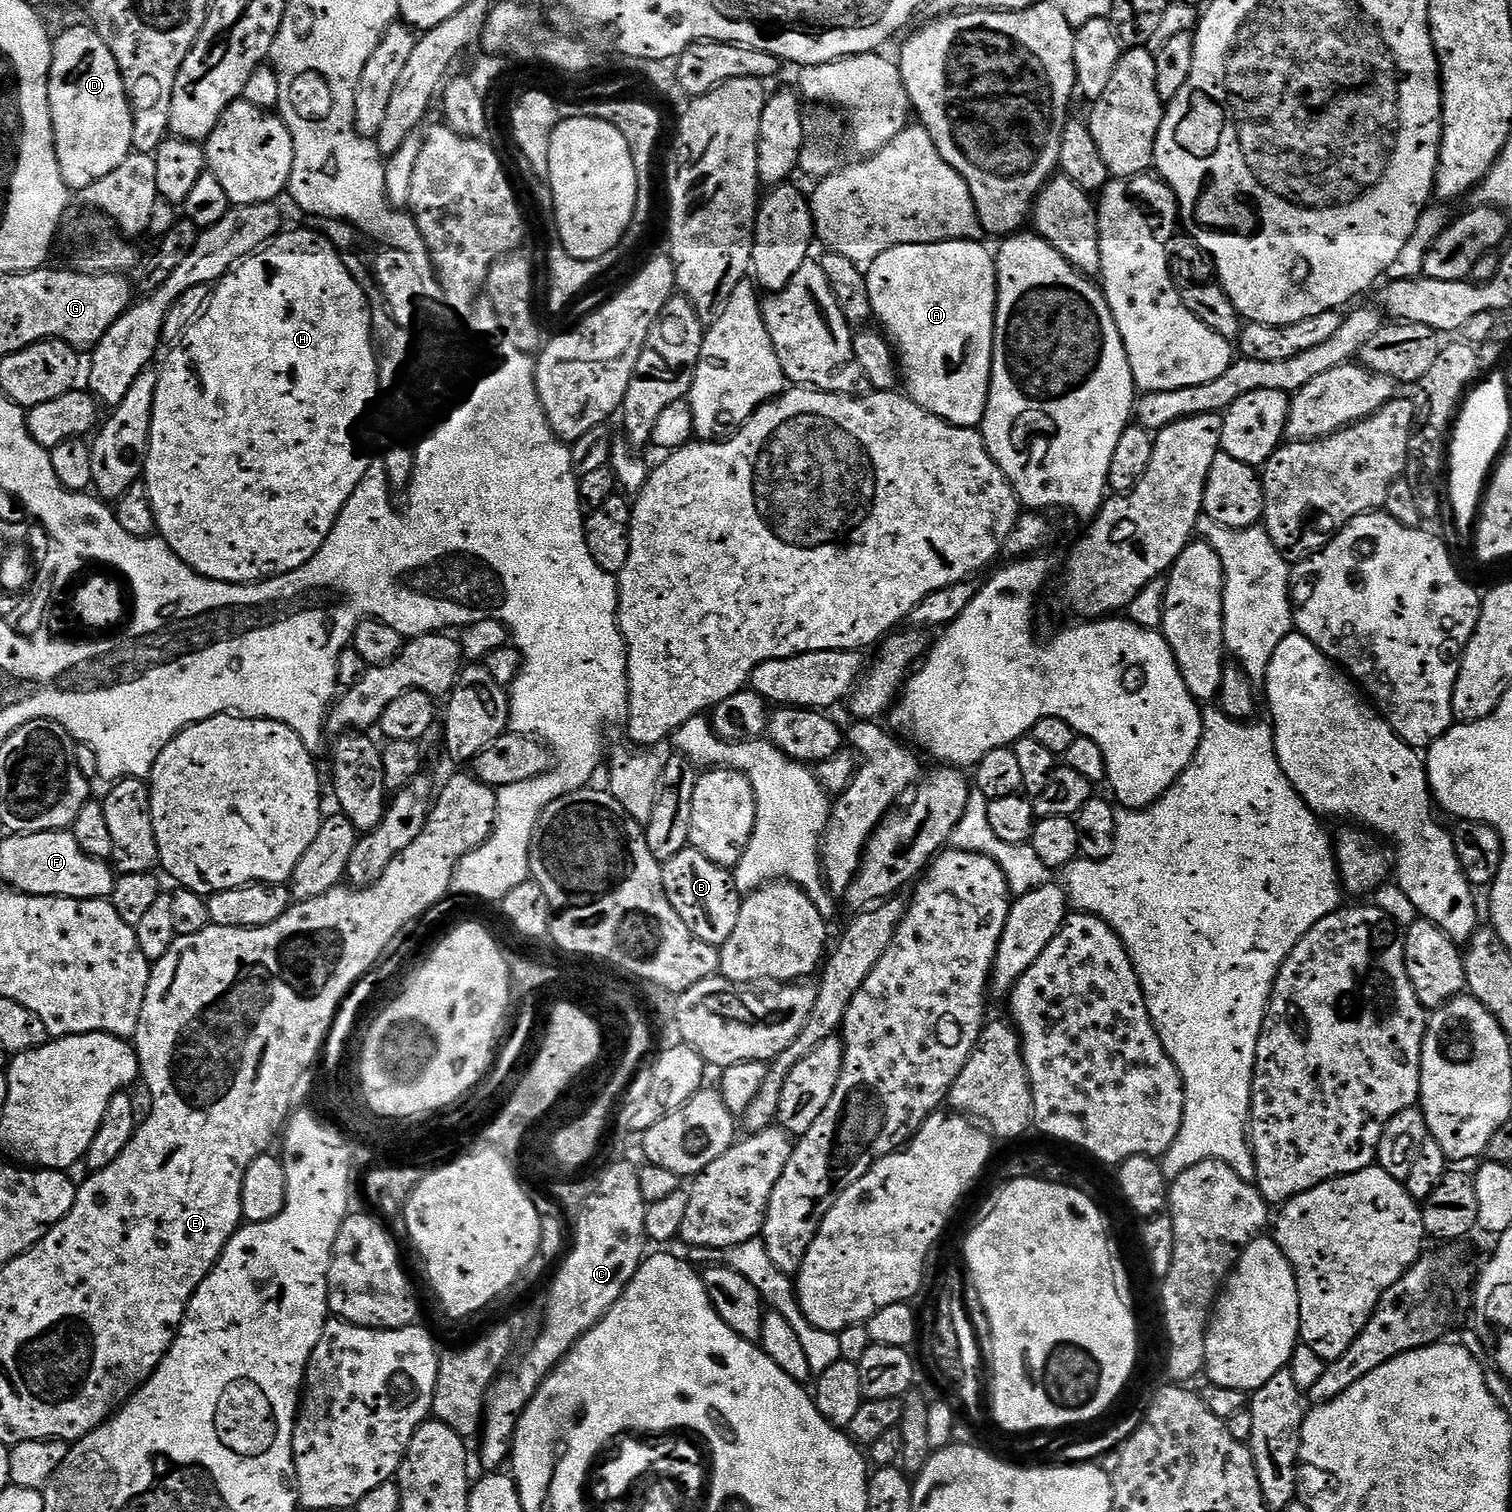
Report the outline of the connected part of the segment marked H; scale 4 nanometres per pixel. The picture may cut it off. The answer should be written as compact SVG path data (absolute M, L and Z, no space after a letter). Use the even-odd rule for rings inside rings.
M296 228L293 232L282 233L281 236L279 233L279 236L273 239L271 245L263 249L262 254L249 256L246 262L239 265L238 270L233 271L231 275L223 276L212 288L210 306L206 310L206 314L202 314L202 318L194 326L190 326L190 330L186 330L186 334L181 340L177 340L175 344L171 345L169 352L172 353L165 358L164 365L159 365L158 368L160 377L158 378L158 390L154 394L154 406L152 407L152 437L148 443L148 456L144 460L144 475L142 477L142 484L146 489L146 498L152 503L152 513L156 519L156 532L159 539L165 540L174 550L174 554L178 554L178 558L190 565L199 576L205 576L207 580L221 580L227 584L259 584L261 580L272 580L276 576L306 566L306 562L310 562L310 558L314 558L314 554L318 554L318 550L326 542L330 530L334 530L346 502L350 502L350 494L354 494L358 482L362 482L370 463L367 448L368 436L364 431L367 428L369 431L370 420L368 424L368 415L371 414L372 407L376 404L376 396L379 397L381 391L378 374L376 373L376 363L374 362L374 350L372 349L372 314L368 297L360 289L358 282L354 282L354 278L346 270L342 258L334 250L334 246L330 246L330 242L324 239L319 231L311 232L308 228Z

